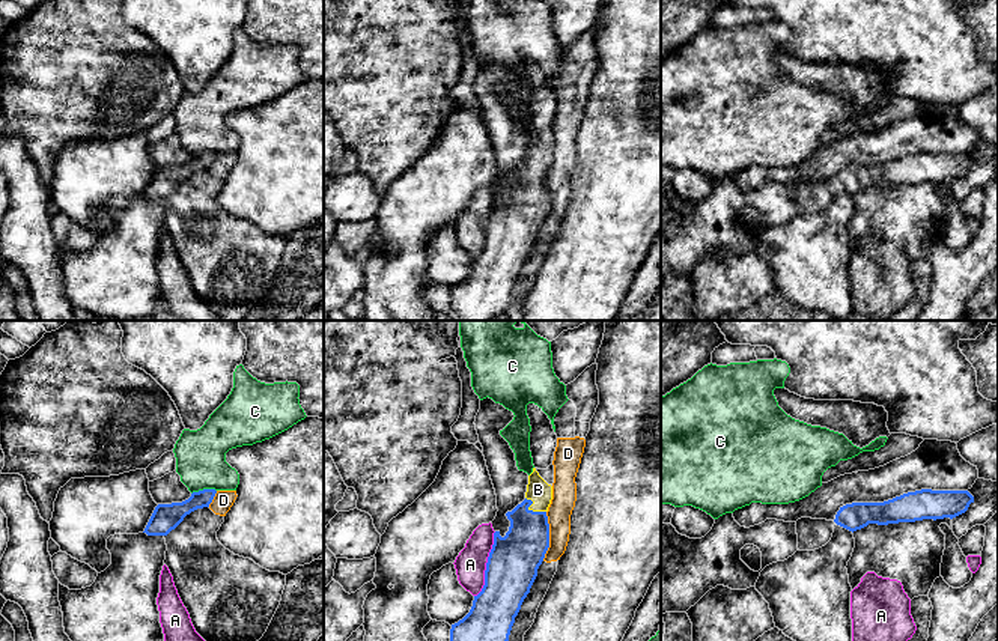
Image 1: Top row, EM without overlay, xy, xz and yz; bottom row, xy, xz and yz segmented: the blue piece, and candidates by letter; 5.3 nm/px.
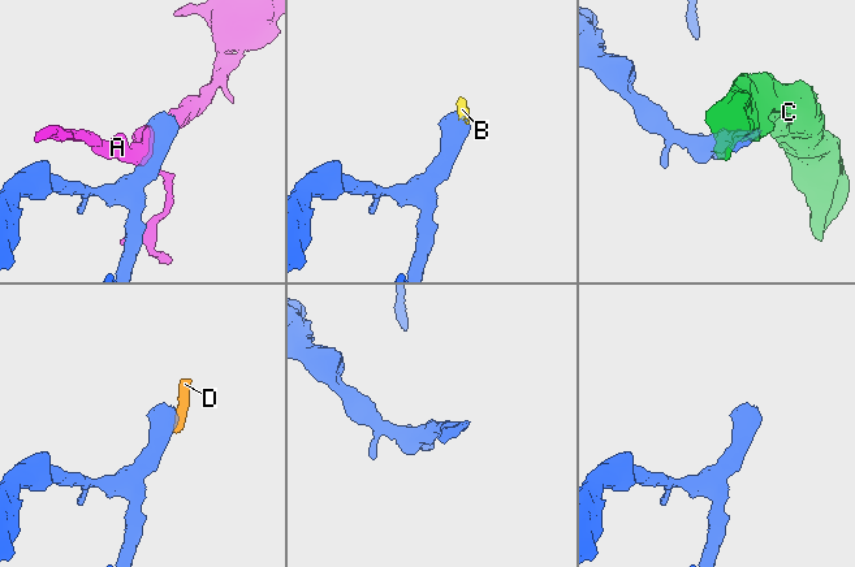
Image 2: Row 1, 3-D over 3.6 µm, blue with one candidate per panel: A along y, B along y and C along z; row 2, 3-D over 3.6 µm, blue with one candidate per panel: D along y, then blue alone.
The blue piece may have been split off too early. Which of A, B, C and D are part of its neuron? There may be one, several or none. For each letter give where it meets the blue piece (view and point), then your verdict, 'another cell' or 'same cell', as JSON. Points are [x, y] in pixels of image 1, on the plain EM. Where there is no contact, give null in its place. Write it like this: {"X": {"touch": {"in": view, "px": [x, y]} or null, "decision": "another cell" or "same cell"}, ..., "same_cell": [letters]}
{"A": {"touch": {"in": "xz", "px": [486, 227]}, "decision": "another cell"}, "B": {"touch": {"in": "xz", "px": [532, 173]}, "decision": "same cell"}, "C": {"touch": {"in": "xy", "px": [203, 152]}, "decision": "another cell"}, "D": {"touch": {"in": "xz", "px": [548, 199]}, "decision": "another cell"}, "same_cell": ["B"]}

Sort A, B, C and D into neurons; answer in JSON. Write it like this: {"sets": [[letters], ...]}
{"sets": [["A"], ["B"], ["C"], ["D"]]}

